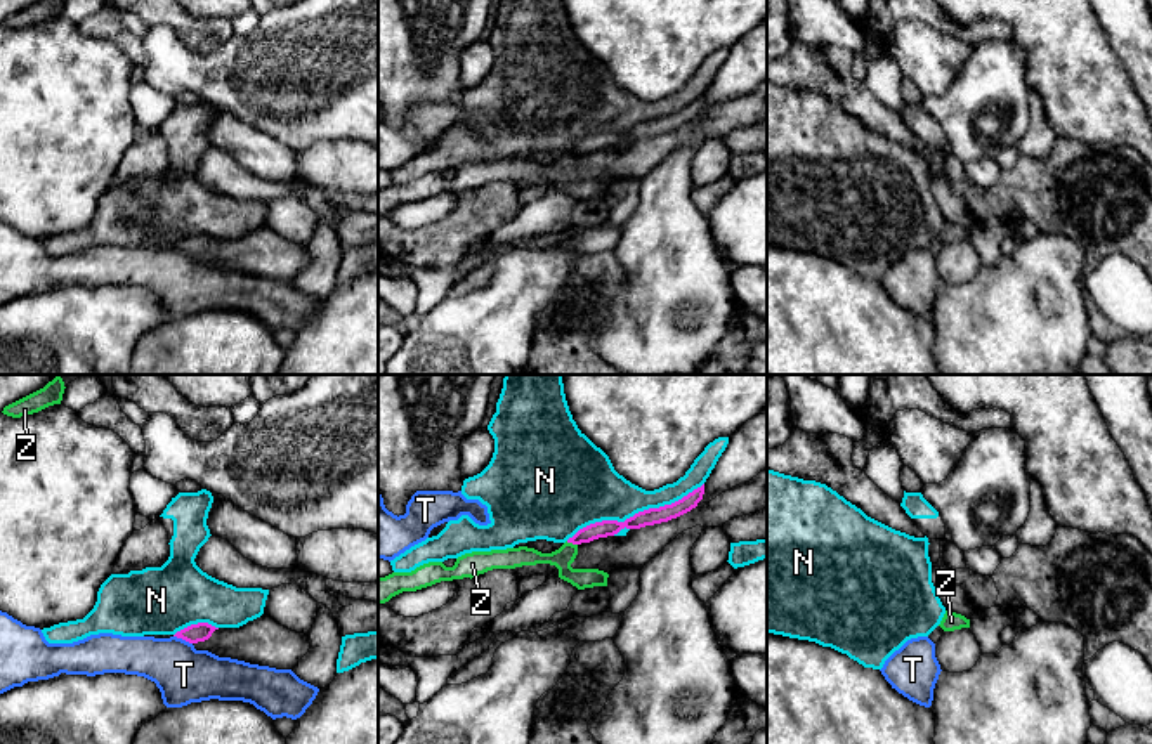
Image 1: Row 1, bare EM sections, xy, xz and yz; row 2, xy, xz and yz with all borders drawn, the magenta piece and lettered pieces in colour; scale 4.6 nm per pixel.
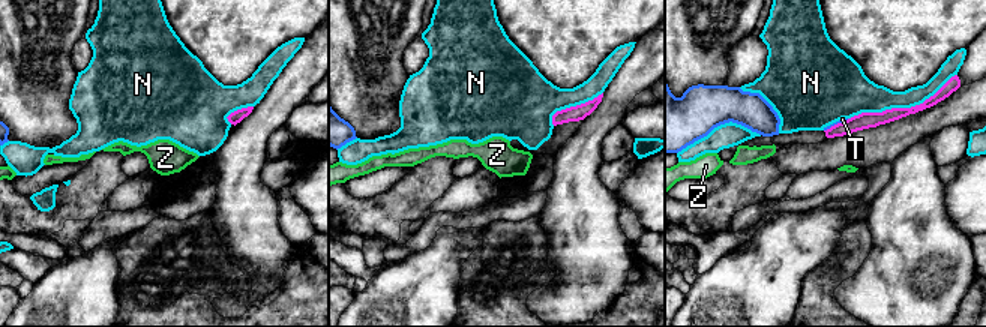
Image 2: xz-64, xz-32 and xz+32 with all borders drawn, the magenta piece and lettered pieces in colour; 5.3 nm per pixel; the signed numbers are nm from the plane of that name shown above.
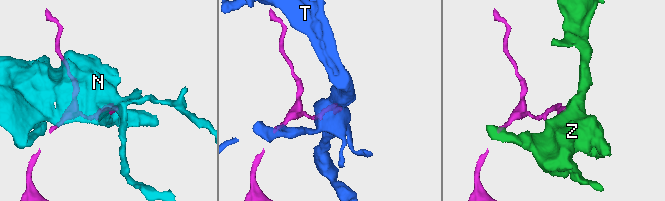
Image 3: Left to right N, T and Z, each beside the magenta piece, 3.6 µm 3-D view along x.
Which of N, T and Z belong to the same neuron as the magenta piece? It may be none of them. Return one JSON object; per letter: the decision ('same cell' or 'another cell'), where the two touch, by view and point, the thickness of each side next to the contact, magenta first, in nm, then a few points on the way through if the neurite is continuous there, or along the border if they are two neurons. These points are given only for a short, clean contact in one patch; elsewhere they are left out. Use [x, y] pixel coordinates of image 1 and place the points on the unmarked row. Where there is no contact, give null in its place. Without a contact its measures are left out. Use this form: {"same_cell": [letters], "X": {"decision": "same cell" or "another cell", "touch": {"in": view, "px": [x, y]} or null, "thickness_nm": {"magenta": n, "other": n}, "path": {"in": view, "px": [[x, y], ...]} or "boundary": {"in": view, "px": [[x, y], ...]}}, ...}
{"same_cell": [], "N": {"decision": "another cell", "touch": {"in": "xz", "px": [635, 125]}, "thickness_nm": {"magenta": 80, "other": 300}}, "T": {"decision": "another cell", "touch": {"in": "xy", "px": [183, 250]}, "thickness_nm": {"magenta": 90, "other": 260}, "boundary": {"in": "xy", "px": [[174, 247], [191, 255]]}}, "Z": {"decision": "another cell", "touch": {"in": "xz", "px": [571, 153]}, "thickness_nm": {"magenta": 80, "other": 100}, "boundary": {"in": "xz", "px": [[566, 153], [576, 156]]}}}

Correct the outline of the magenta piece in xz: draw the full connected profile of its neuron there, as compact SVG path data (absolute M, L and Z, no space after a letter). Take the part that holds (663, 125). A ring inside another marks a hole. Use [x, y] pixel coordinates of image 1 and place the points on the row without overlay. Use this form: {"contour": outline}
{"contour": "M704 95L671 116L638 123L633 128L626 130L625 134L602 132L590 135L579 140L573 149L569 149L567 154L573 156L590 154L599 149L614 147L625 139L640 140L645 137L668 134L696 120L697 114L703 111L703 106L704 106Z"}

